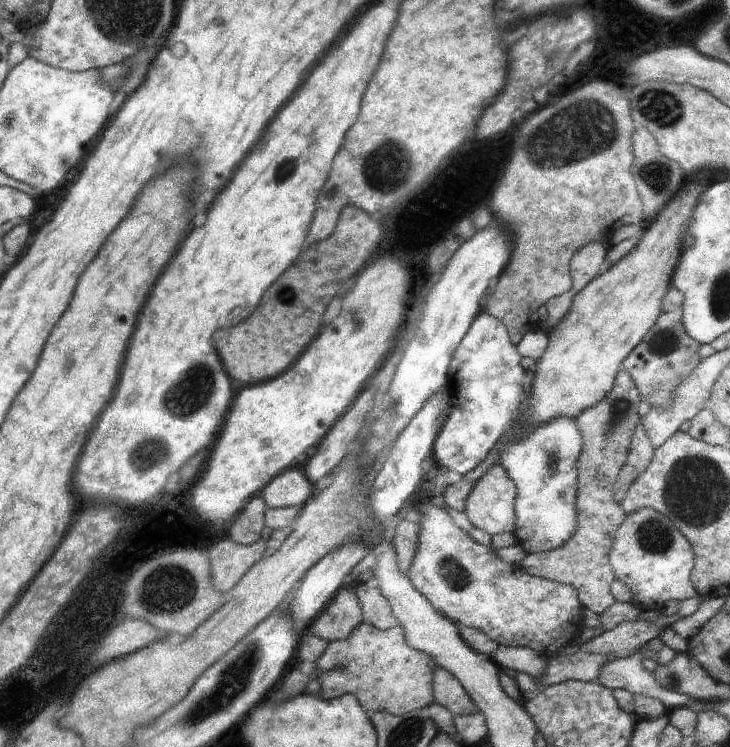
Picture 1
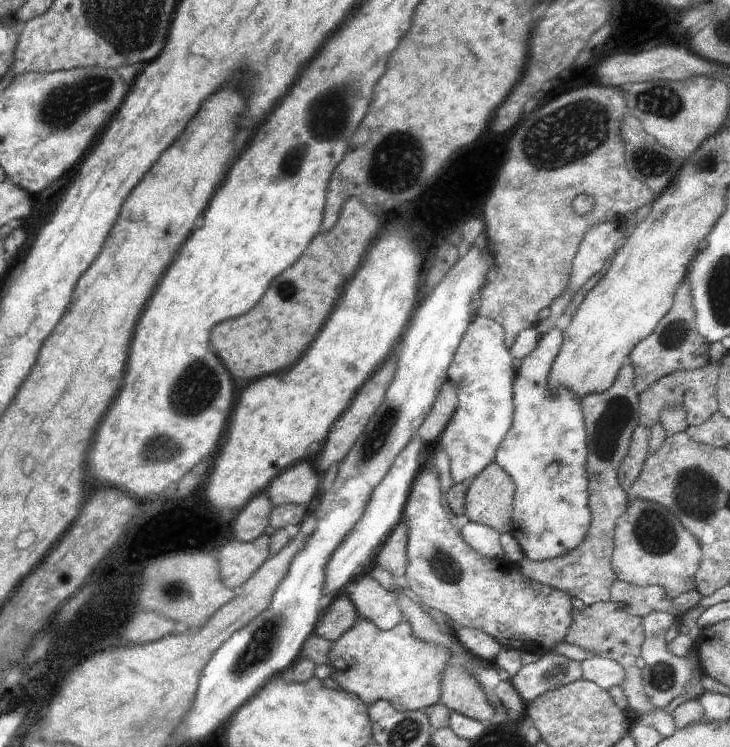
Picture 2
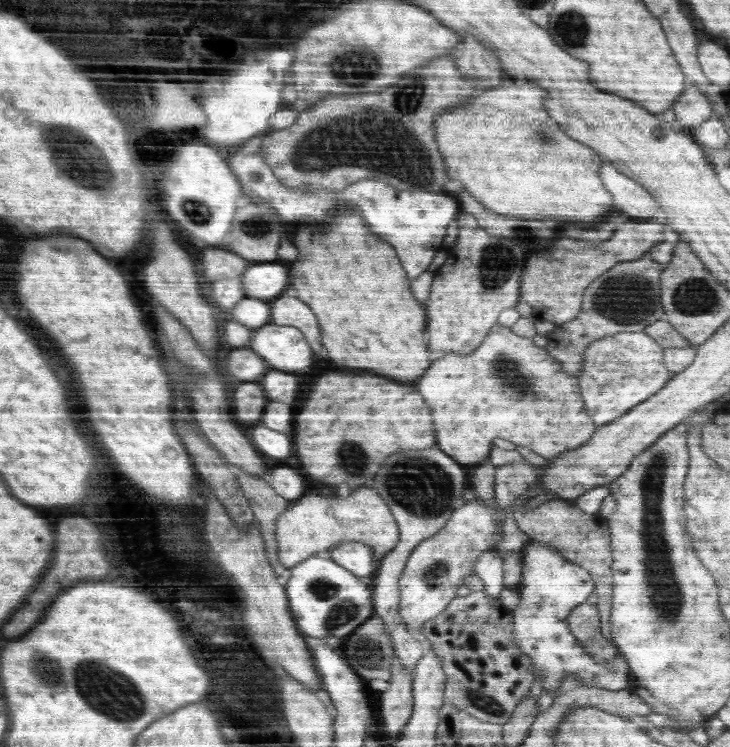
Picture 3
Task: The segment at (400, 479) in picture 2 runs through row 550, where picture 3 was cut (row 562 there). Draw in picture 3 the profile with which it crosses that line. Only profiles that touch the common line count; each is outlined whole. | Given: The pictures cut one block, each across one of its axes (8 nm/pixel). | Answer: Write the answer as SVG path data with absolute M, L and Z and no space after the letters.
M343 542L328 549L327 553L334 562L340 563L346 570L356 575L372 579L378 567L370 546L359 542Z

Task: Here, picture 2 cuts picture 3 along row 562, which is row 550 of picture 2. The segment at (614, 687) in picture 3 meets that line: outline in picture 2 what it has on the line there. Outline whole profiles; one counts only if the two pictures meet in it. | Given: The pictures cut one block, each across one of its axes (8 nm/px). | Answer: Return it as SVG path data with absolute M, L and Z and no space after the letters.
M554 326L550 328L548 332L543 335L540 334L540 338L537 347L528 355L525 359L522 359L522 364L518 369L518 376L513 382L513 428L509 434L505 436L505 440L499 445L496 458L497 463L501 465L503 469L516 482L516 498L513 502L513 516L512 516L512 530L509 533L519 542L521 546L520 552L530 560L533 561L548 561L549 559L557 559L568 555L569 552L574 551L584 540L586 540L589 534L589 528L593 522L591 516L590 504L589 504L589 474L587 473L587 457L589 456L589 449L587 444L587 434L585 431L585 420L583 415L582 399L577 397L576 393L573 393L570 389L562 387L559 391L553 393L549 389L550 384L550 372L552 372L552 366L561 352L563 346L563 331Z

